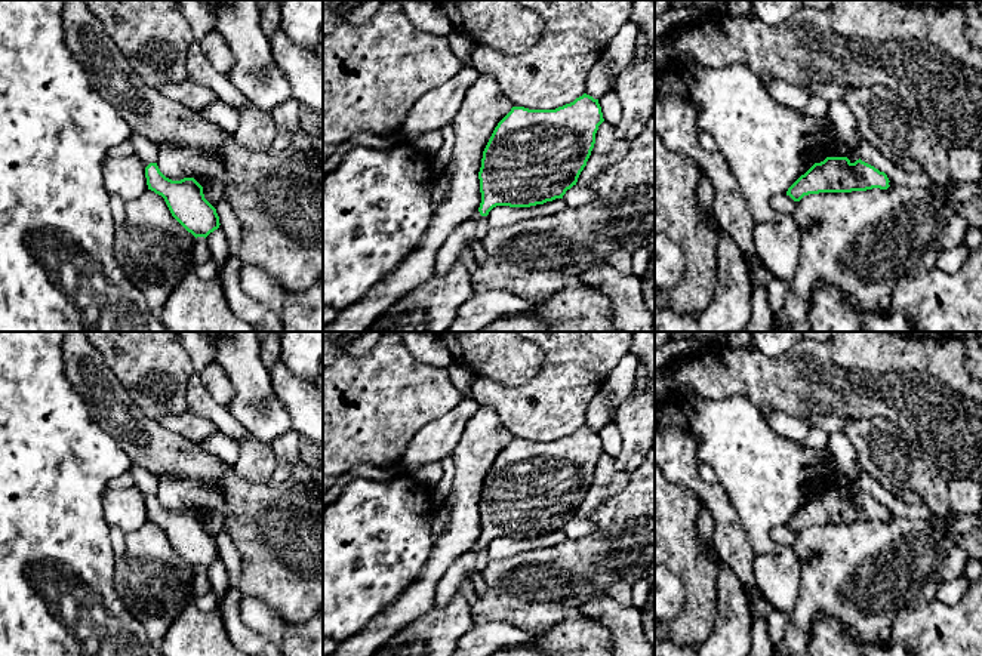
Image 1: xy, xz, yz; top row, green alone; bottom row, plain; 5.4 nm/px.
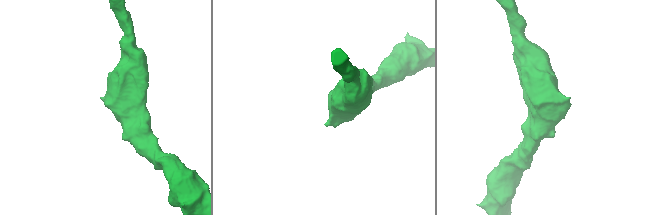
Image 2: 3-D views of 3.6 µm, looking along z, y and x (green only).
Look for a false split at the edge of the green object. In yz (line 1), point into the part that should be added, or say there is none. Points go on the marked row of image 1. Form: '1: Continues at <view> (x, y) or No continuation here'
1: No continuation here

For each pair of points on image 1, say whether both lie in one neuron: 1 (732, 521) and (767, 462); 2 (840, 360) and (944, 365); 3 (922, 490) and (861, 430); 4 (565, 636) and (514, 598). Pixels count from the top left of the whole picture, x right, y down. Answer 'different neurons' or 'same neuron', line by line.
1: different neurons
2: same neuron
3: same neuron
4: different neurons

